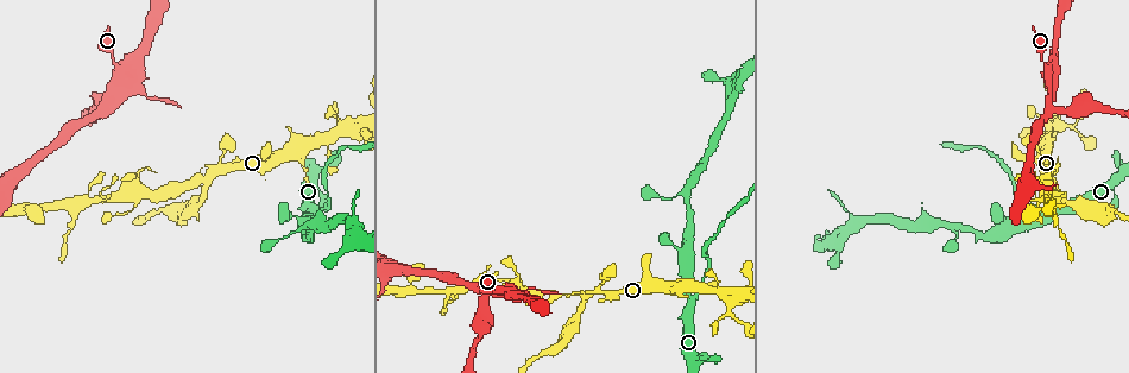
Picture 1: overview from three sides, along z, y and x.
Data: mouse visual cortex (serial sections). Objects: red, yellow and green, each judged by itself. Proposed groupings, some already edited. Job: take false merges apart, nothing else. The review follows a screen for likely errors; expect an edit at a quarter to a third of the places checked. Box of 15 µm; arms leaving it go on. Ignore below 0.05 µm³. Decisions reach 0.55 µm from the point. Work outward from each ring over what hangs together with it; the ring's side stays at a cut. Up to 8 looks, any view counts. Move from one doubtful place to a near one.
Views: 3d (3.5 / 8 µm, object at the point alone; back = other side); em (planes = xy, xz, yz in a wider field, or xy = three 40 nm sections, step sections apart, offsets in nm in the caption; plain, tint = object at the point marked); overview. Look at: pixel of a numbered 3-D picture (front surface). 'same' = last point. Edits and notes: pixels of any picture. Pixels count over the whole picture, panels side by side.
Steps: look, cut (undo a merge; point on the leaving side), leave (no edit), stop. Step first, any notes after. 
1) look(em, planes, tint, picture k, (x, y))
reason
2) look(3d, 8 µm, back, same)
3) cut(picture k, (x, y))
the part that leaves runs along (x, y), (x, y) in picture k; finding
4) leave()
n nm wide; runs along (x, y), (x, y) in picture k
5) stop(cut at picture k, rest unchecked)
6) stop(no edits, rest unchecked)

look(3d, 3.5 µm, picture 1, (509, 289))
looks like a crossing

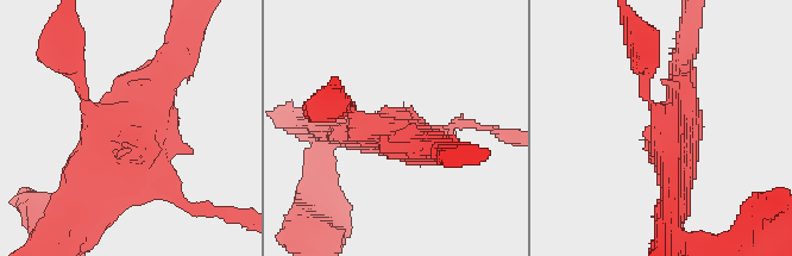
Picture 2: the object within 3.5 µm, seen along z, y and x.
look(em, xy, step 3, plain, picture 2, (129, 142))

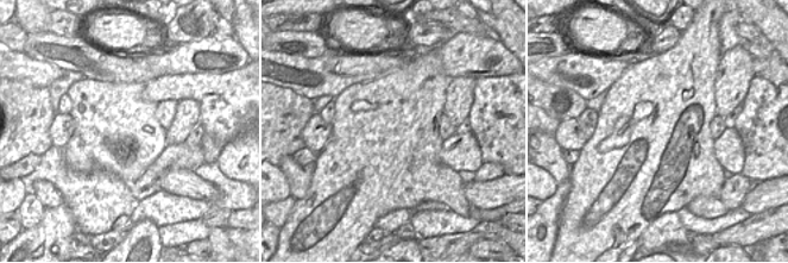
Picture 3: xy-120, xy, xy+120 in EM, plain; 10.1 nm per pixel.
look(em, xy, step 3, tint, same)

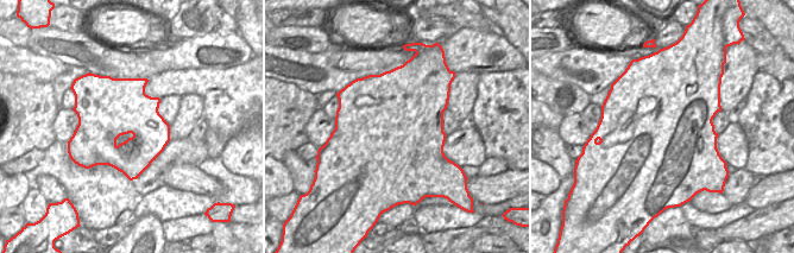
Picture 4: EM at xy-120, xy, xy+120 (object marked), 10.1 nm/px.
leave()
runs along (646, 87), (677, 153), (673, 207) in picture 2; one cell here

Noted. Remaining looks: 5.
look(3d, 3.5 µm, picture 1, (587, 293))

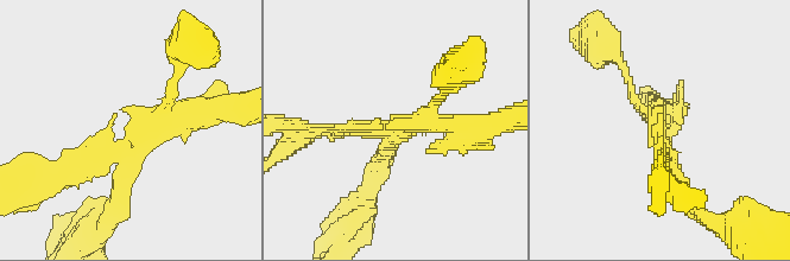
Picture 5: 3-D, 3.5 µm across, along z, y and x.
look(em, xy, step 5, tint, picture 5, (669, 148))
3 arms; arms of 150, 200, 250 nm

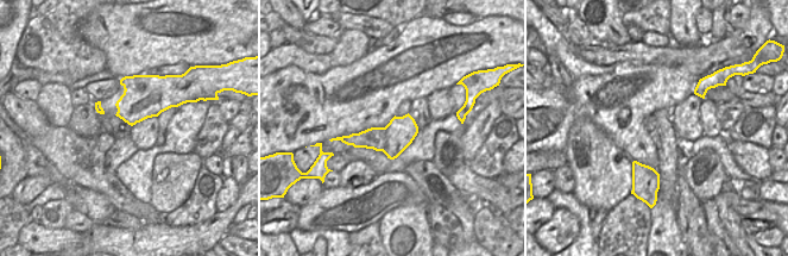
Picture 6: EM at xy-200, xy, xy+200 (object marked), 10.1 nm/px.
cut(picture 5, (121, 211))
320 nm wide; the part that leaves runs along (126, 171), (115, 215), (86, 237) in picture 5; a second cell is stuck on

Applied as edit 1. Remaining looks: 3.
stop(cut at picture 5, rest unchecked)

